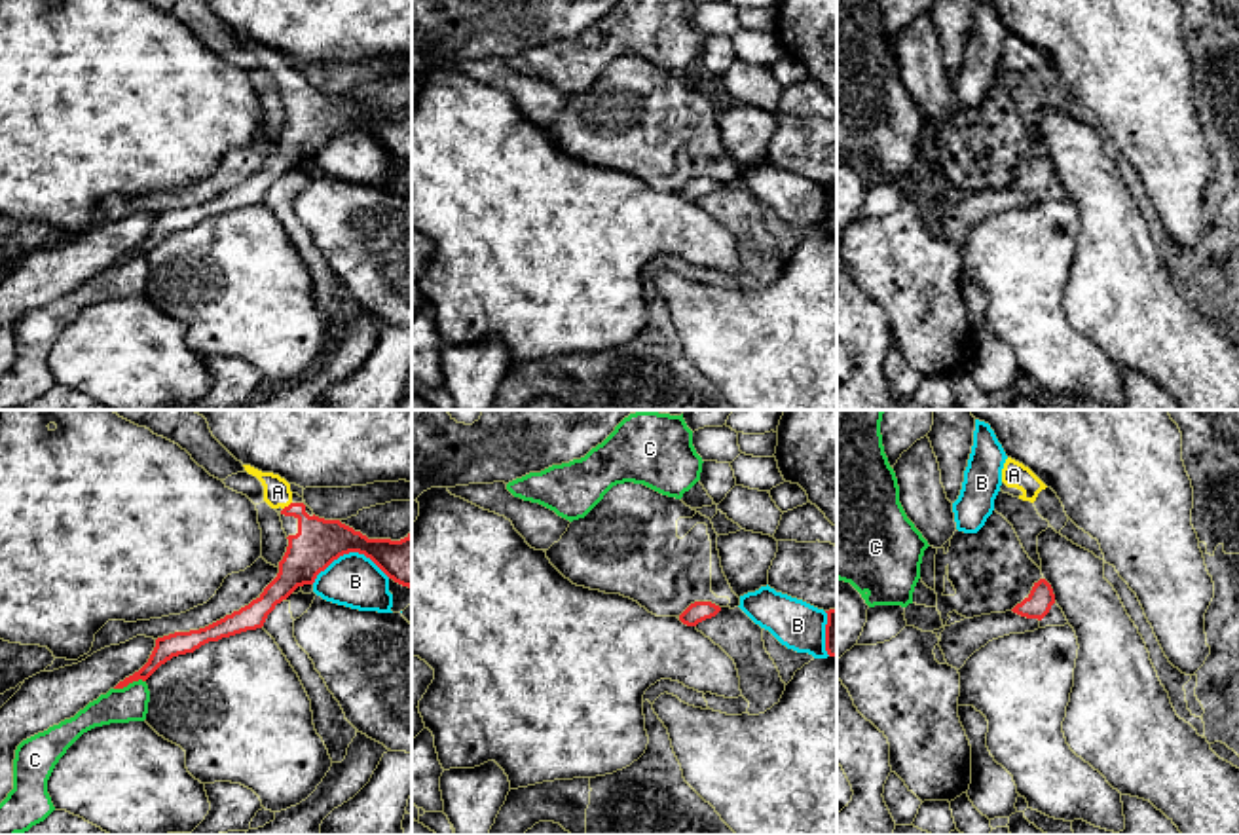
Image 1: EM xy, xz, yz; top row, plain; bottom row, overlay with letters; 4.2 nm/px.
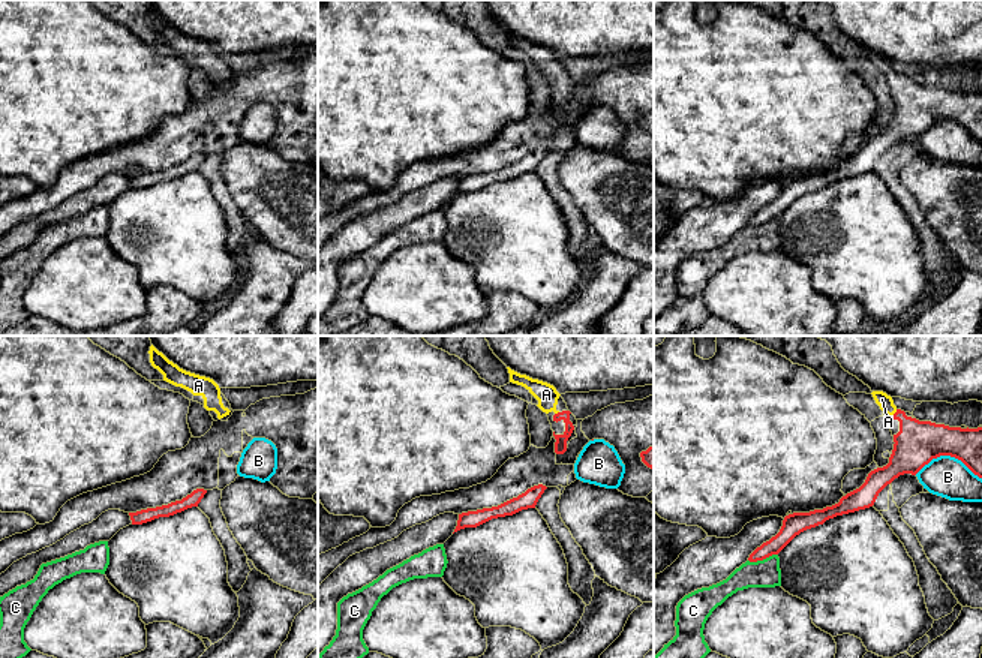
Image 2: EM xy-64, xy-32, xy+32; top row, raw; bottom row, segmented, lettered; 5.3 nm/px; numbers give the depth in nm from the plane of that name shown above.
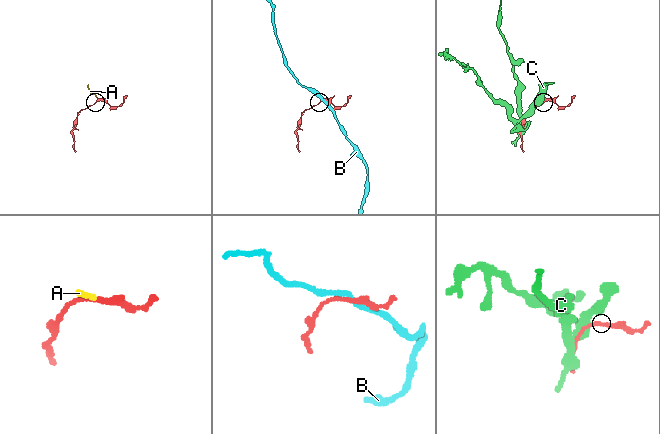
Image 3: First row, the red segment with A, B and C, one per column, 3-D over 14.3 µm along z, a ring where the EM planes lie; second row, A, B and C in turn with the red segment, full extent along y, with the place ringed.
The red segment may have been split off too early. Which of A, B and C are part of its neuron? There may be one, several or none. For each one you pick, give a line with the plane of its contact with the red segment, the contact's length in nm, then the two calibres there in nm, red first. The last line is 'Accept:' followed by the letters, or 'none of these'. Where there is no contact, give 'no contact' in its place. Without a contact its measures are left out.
A: contact in xy; length 50 nm; calibres 200 and 110 nm
Accept: A

